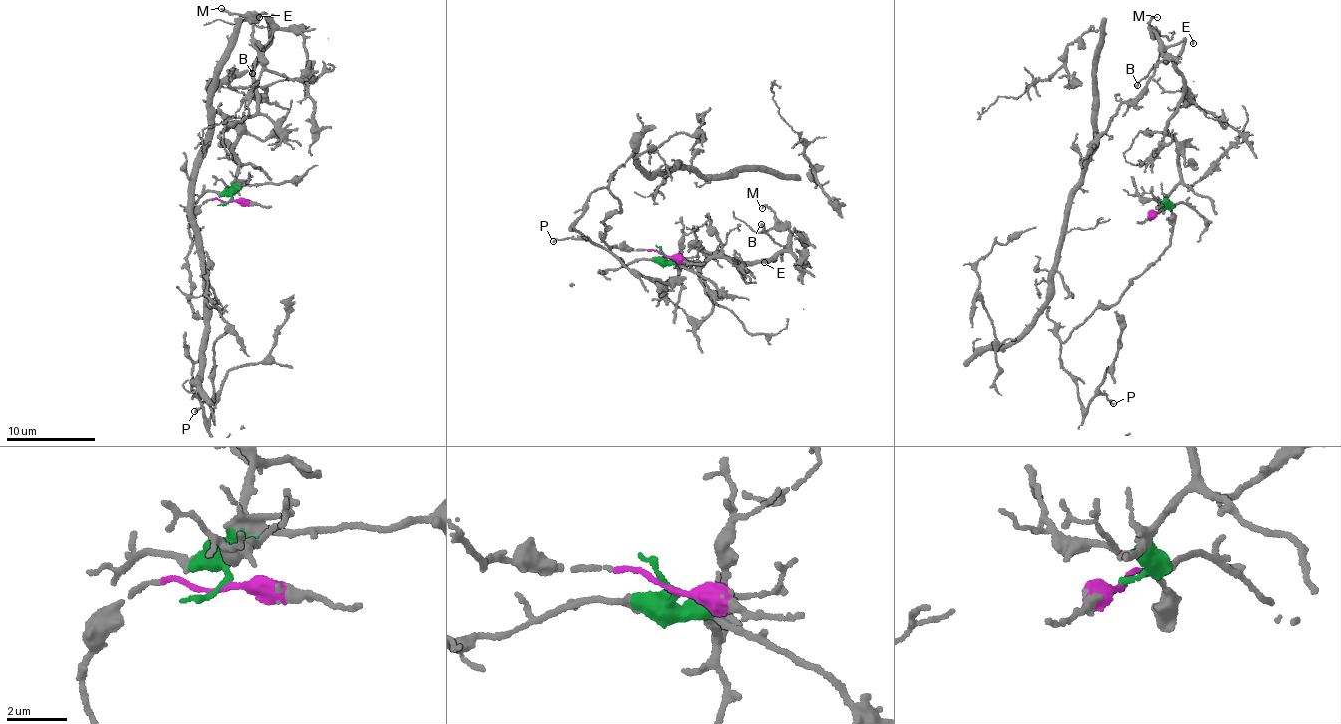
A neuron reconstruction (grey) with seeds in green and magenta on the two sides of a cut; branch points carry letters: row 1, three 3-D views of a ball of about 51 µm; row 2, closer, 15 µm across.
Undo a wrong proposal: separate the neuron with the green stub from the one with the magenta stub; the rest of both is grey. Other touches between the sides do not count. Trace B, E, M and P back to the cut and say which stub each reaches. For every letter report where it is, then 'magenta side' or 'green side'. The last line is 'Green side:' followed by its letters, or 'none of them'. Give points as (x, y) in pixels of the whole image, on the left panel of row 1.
B: place (252, 73); green side
E: place (259, 17); green side
M: place (221, 8); green side
P: place (194, 411); magenta side
Green side: B, E, M

